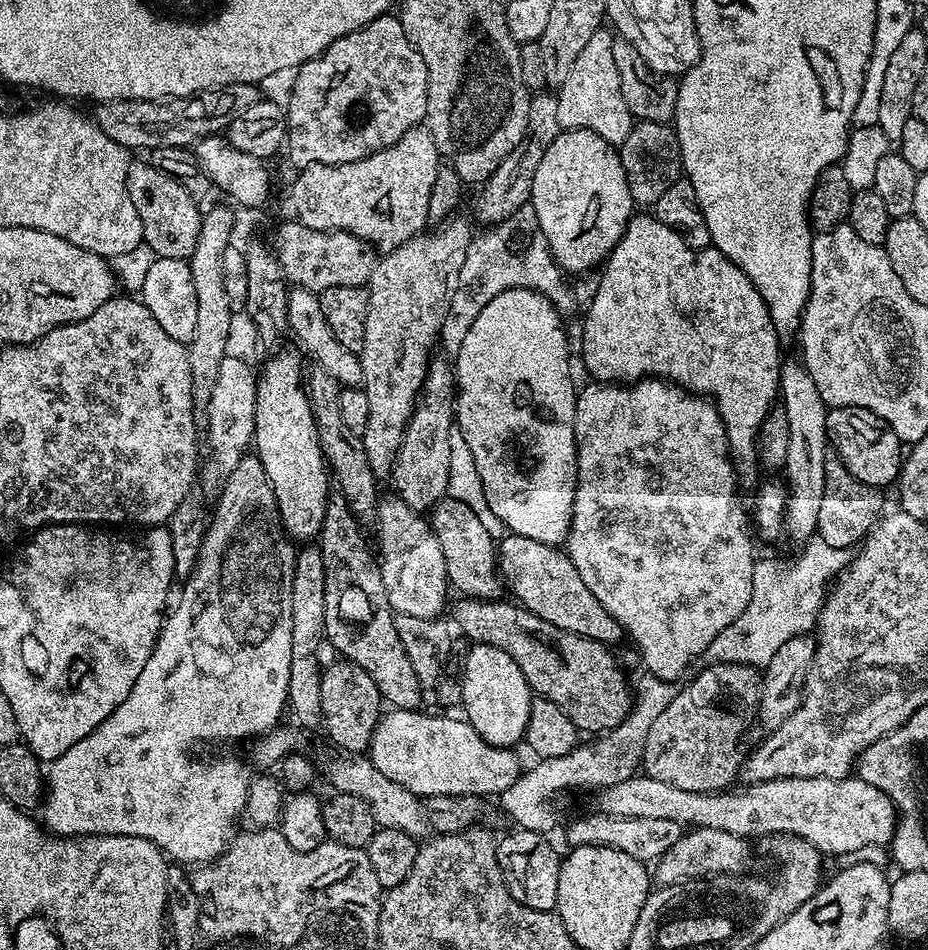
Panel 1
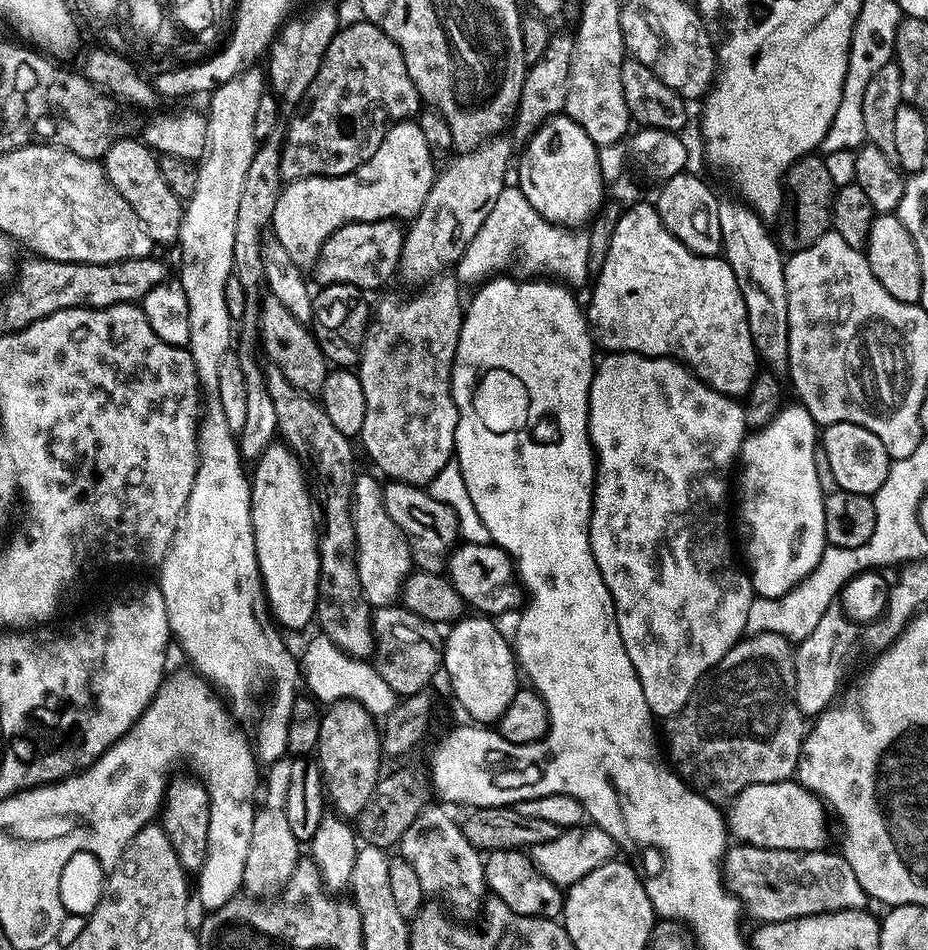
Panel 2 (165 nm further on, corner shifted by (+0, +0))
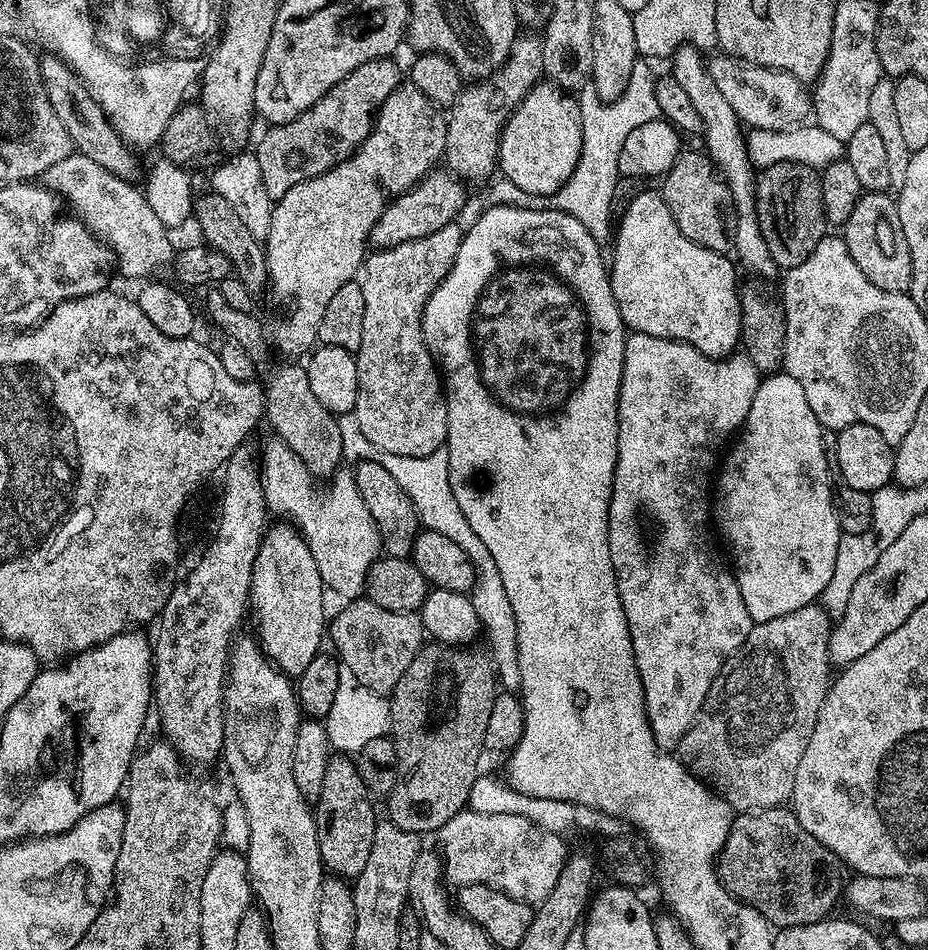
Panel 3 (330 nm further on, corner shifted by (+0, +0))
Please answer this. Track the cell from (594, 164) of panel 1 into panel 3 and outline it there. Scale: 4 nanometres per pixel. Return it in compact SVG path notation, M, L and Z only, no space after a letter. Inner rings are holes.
M541 82L533 86L520 105L508 115L500 135L498 168L503 179L514 182L518 190L549 196L567 182L570 174L574 174L583 145L579 99L556 84Z

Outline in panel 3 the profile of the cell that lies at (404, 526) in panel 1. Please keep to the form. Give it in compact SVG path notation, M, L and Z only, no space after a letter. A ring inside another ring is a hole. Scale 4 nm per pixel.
M279 438L271 439L265 442L264 448L262 444L262 451L259 453L260 479L264 481L269 513L276 518L287 518L300 529L305 542L310 546L310 554L314 554L314 562L318 562L318 574L322 574L322 582L329 593L337 592L344 596L345 601L363 597L368 583L368 571L375 560L380 559L382 545L380 531L370 514L370 506L366 506L362 494L358 492L355 471L348 466L337 468L336 473L327 481L328 489L323 492L316 485L319 484L317 477L310 470L306 470L302 458L298 458L298 454L294 454L294 450L286 446L286 442Z

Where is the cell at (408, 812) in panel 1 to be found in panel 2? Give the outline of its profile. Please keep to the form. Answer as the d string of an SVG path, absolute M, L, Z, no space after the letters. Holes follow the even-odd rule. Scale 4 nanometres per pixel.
M425 807L424 811L418 814L418 818L414 818L410 830L406 830L406 834L402 834L399 842L399 847L404 848L402 858L406 862L410 862L410 866L414 866L414 874L418 874L418 882L422 882L422 890L429 897L435 898L441 905L449 904L461 916L461 918L459 917L461 921L468 920L471 916L479 917L486 899L482 852L470 844L463 827L459 823L456 825L443 812L443 810L445 811L443 807L440 807L441 809L432 807Z

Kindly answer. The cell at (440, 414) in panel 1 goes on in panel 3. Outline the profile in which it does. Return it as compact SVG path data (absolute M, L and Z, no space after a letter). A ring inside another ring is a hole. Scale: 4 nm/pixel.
M453 222L424 238L414 238L393 248L369 251L362 260L364 280L361 279L359 285L366 310L362 314L362 342L354 354L358 366L355 413L362 434L366 434L378 450L386 450L386 454L422 458L445 447L448 439L448 402L438 365L424 341L422 318L430 294L446 278L450 266L454 266L454 258L458 258L458 246L462 246L465 234L465 229L458 225Z

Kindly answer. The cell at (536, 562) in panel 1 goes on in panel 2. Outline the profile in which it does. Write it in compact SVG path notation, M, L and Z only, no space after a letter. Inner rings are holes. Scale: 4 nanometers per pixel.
M457 543L448 558L446 575L451 580L454 590L458 590L465 605L472 607L473 604L477 613L500 618L503 612L515 613L521 607L522 588L514 575L512 557L494 543Z

